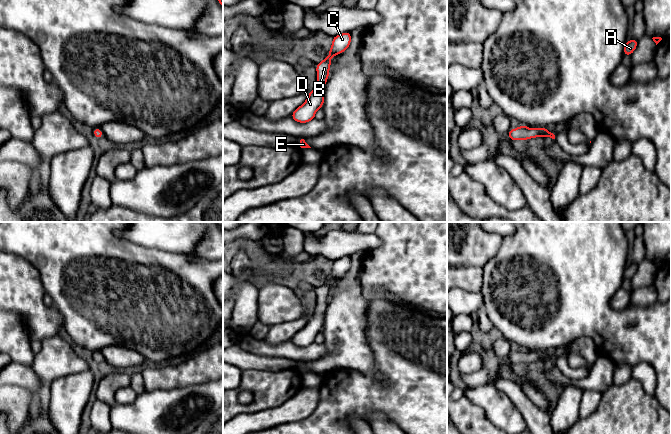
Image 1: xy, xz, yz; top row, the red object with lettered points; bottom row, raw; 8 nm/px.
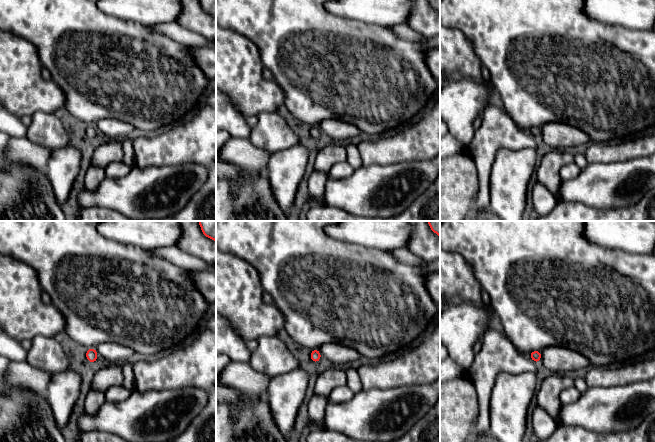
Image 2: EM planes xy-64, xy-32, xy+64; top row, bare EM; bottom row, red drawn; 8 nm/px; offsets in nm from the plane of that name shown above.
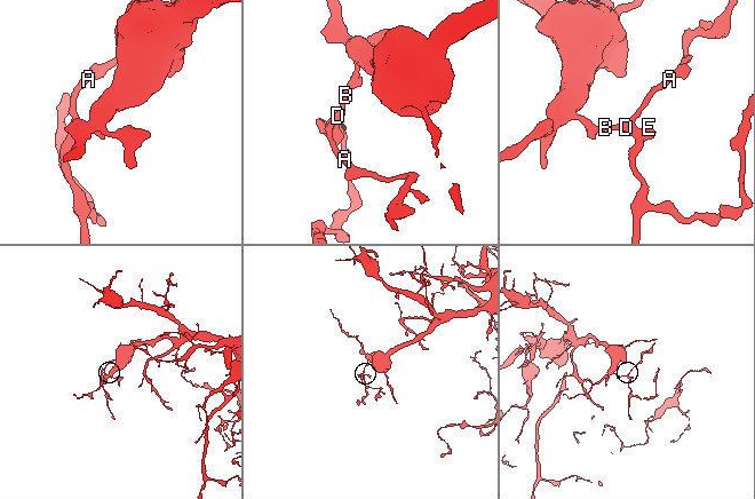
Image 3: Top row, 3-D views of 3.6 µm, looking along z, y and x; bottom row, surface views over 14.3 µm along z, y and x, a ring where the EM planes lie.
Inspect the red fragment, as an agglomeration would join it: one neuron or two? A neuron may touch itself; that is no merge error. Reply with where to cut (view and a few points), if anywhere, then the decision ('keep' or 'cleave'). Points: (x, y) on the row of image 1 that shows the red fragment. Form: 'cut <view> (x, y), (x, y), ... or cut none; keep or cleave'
cut none; keep

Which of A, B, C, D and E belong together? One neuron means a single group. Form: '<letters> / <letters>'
A B C D E

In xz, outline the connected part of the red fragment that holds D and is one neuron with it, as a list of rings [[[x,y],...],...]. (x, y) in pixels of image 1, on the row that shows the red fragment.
[[[349,32],[333,37],[331,49],[328,51],[329,56],[316,65],[318,81],[315,88],[310,91],[306,101],[291,115],[296,122],[307,123],[315,119],[316,111],[322,108],[324,103],[324,87],[329,77],[331,58],[343,53],[349,47],[350,43],[351,34]]]

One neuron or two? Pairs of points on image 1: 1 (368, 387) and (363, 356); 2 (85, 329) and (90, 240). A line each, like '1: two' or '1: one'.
1: two
2: one

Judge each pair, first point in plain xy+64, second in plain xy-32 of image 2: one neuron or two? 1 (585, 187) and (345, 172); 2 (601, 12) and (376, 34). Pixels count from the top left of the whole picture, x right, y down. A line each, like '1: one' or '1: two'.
1: two
2: two

